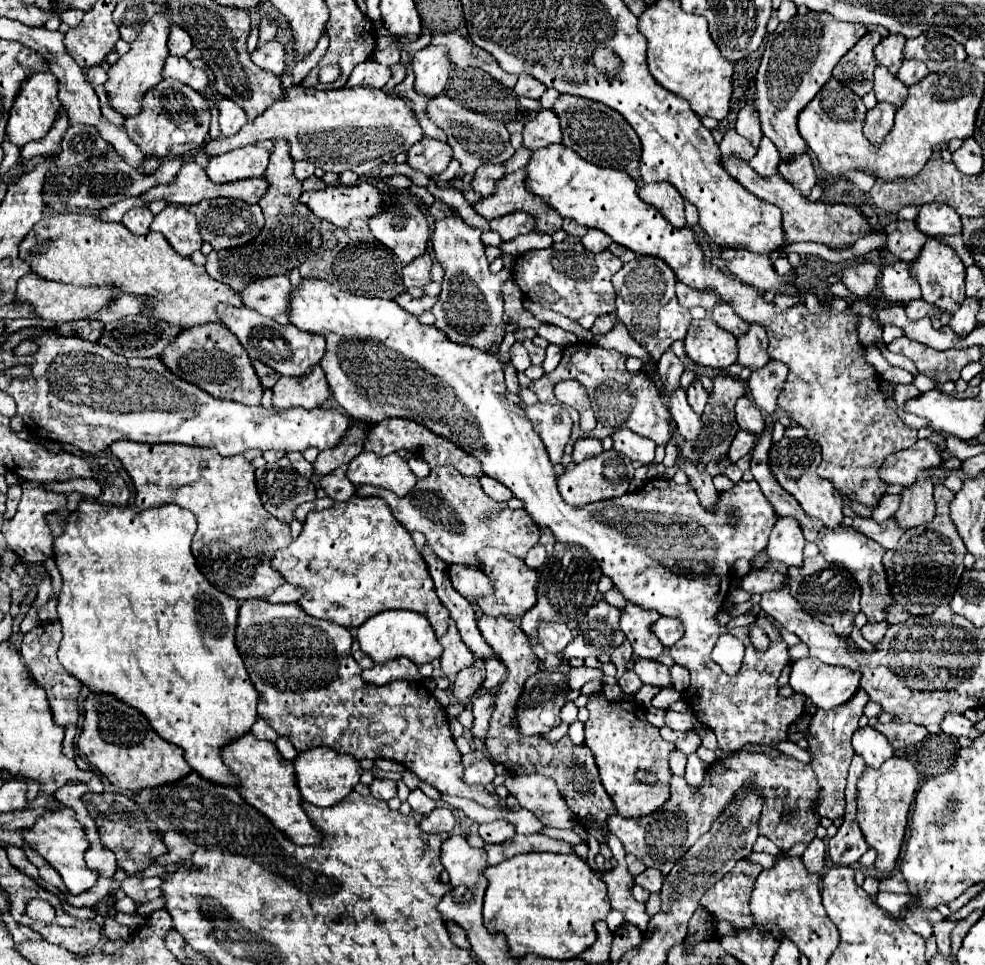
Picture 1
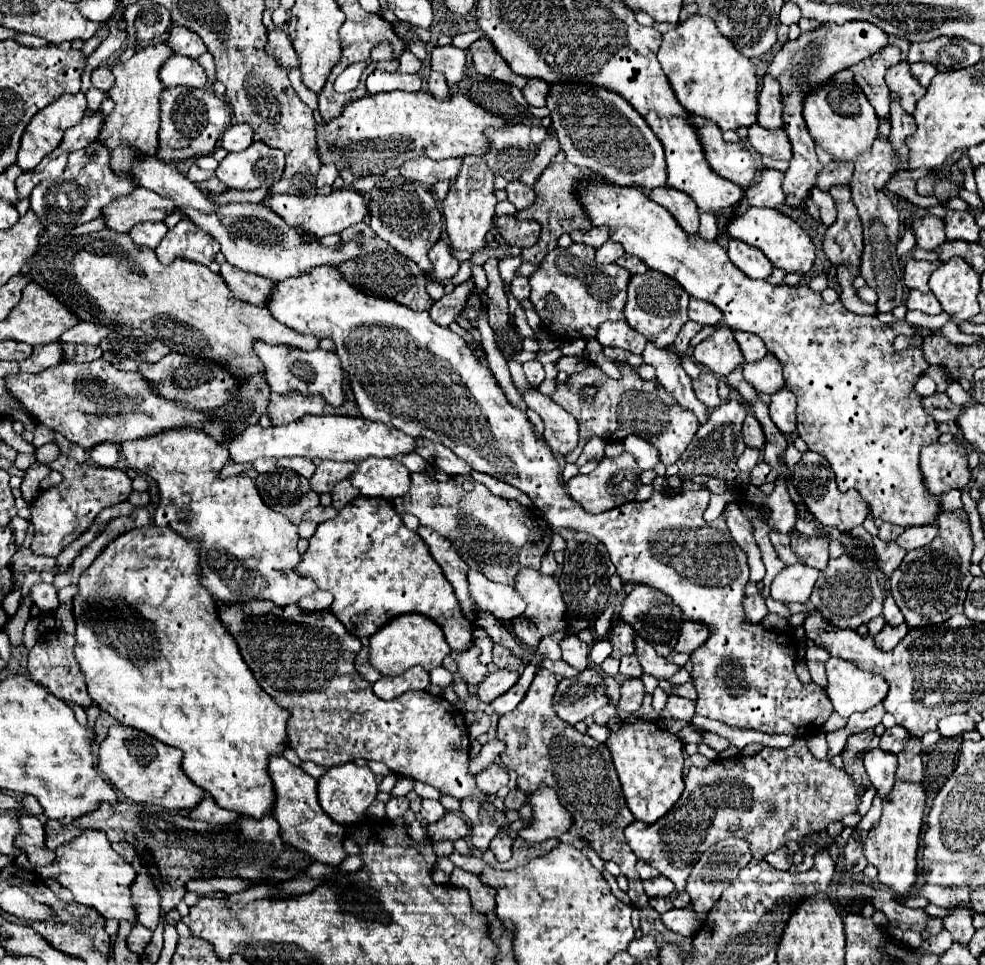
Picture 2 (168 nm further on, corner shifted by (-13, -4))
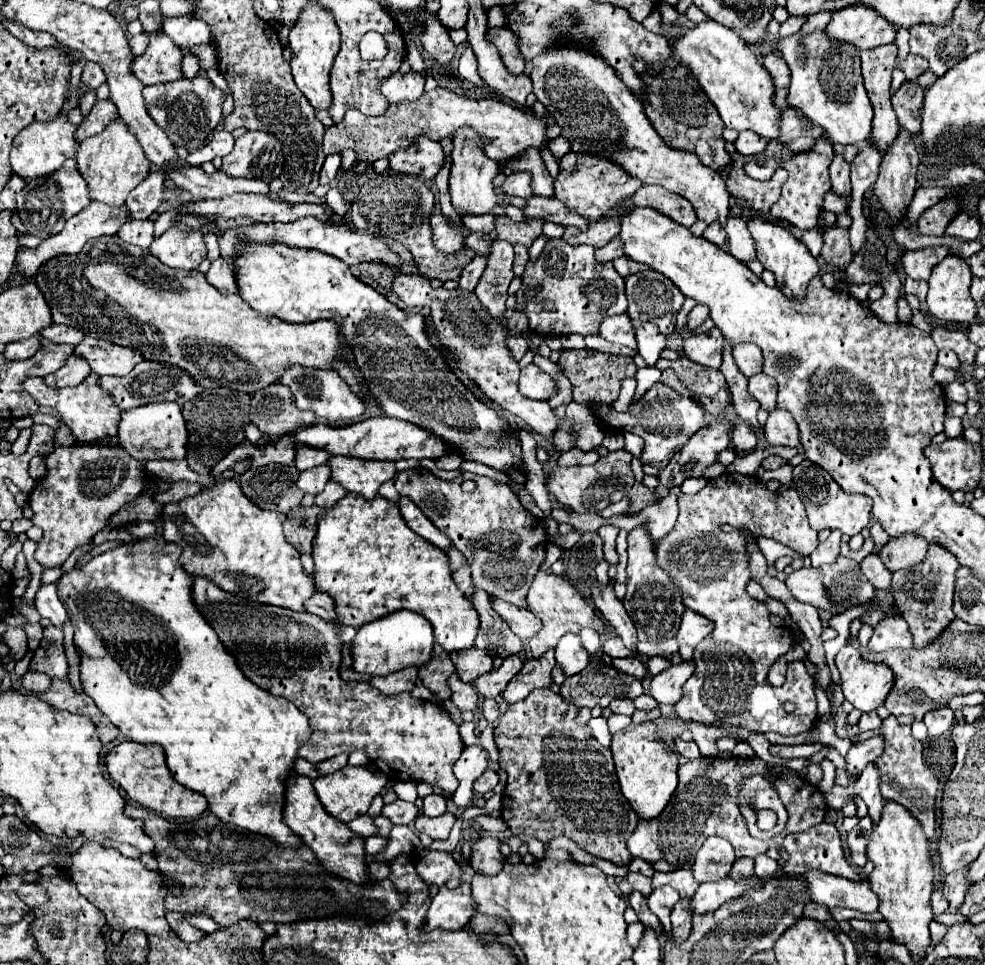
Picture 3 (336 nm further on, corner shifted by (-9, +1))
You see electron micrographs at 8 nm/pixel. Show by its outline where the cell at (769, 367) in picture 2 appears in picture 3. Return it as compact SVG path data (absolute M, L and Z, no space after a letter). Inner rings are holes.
M757 373L749 377L749 393L761 403L763 409L771 411L777 399L777 383L773 381L773 377L767 377L765 373Z

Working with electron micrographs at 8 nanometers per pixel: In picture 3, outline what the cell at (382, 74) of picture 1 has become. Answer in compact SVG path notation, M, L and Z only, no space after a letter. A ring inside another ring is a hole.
M417 71L409 73L393 73L393 77L385 77L379 81L379 91L385 95L389 103L399 103L399 101L415 101L417 97L423 95L423 85L425 77Z

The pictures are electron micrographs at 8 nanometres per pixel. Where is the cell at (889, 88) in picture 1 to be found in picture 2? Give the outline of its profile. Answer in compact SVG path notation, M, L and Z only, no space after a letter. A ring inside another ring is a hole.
M897 100L891 102L891 144L893 144L893 150L897 152L899 156L899 162L897 162L897 170L895 172L901 172L901 170L909 170L909 162L907 162L907 138L917 130L917 124L913 120L911 114L907 114Z

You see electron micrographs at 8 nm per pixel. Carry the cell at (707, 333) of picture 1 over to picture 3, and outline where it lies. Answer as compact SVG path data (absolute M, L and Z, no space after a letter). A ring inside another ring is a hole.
M713 327L707 333L687 337L687 341L683 343L683 353L685 357L699 365L719 369L723 361L723 345L725 345L723 333L717 327Z

